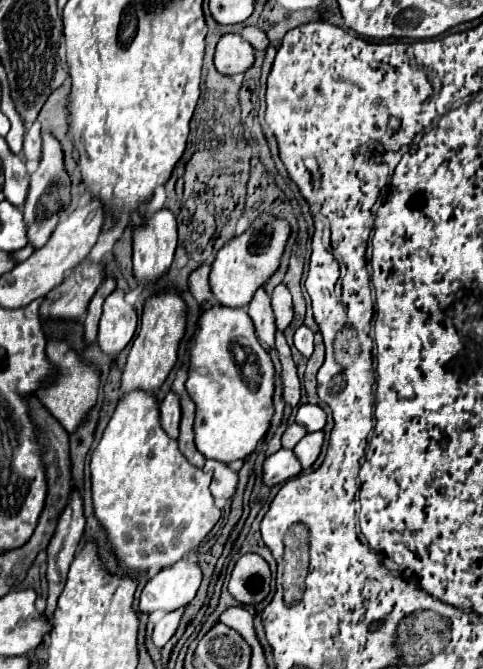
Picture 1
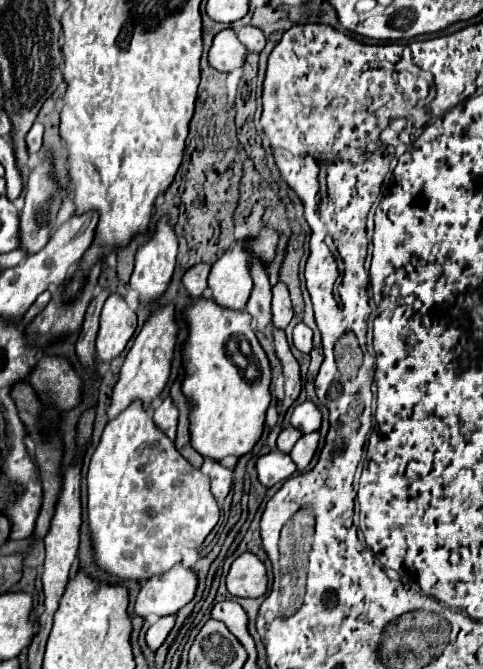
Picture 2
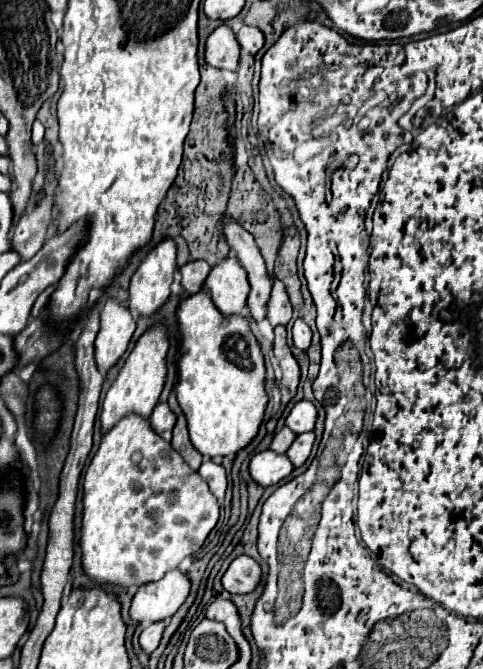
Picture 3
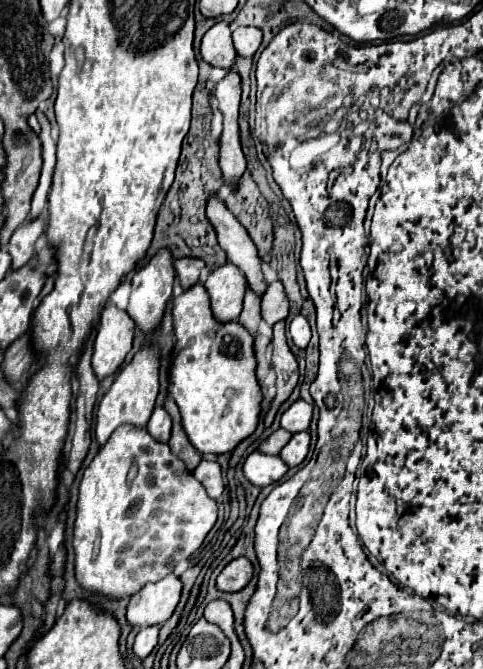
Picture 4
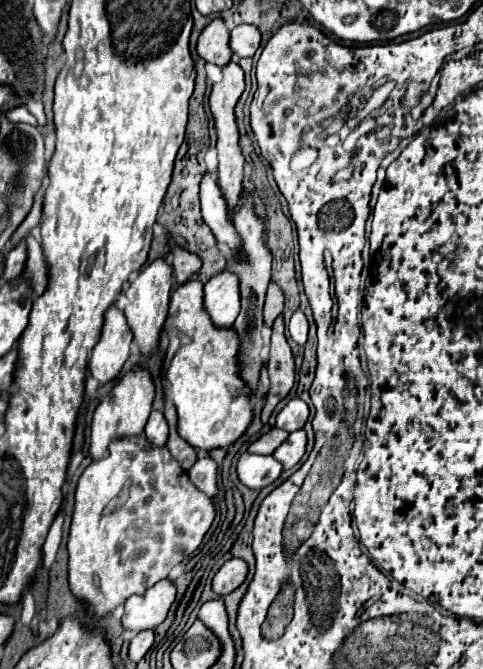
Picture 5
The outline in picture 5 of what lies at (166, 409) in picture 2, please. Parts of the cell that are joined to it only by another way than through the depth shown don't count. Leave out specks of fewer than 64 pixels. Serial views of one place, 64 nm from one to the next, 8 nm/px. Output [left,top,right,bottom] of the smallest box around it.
[144,412,168,446]

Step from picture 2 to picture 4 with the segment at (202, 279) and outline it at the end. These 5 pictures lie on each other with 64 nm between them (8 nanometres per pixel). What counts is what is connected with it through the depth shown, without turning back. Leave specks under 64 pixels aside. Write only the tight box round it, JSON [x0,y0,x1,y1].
[174,258,204,290]

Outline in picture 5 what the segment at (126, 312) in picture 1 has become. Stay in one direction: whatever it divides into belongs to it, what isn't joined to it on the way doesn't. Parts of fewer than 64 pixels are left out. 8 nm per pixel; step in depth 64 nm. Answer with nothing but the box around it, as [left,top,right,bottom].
[88,306,132,386]

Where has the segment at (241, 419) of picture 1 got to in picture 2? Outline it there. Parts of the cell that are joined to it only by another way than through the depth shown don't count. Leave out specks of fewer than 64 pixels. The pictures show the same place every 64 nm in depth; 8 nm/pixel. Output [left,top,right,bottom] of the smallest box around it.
[182,298,270,460]

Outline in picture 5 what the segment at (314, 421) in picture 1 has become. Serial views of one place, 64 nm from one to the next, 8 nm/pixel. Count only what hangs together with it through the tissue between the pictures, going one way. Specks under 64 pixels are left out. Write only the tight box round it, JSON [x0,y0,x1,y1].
[276,398,308,432]

